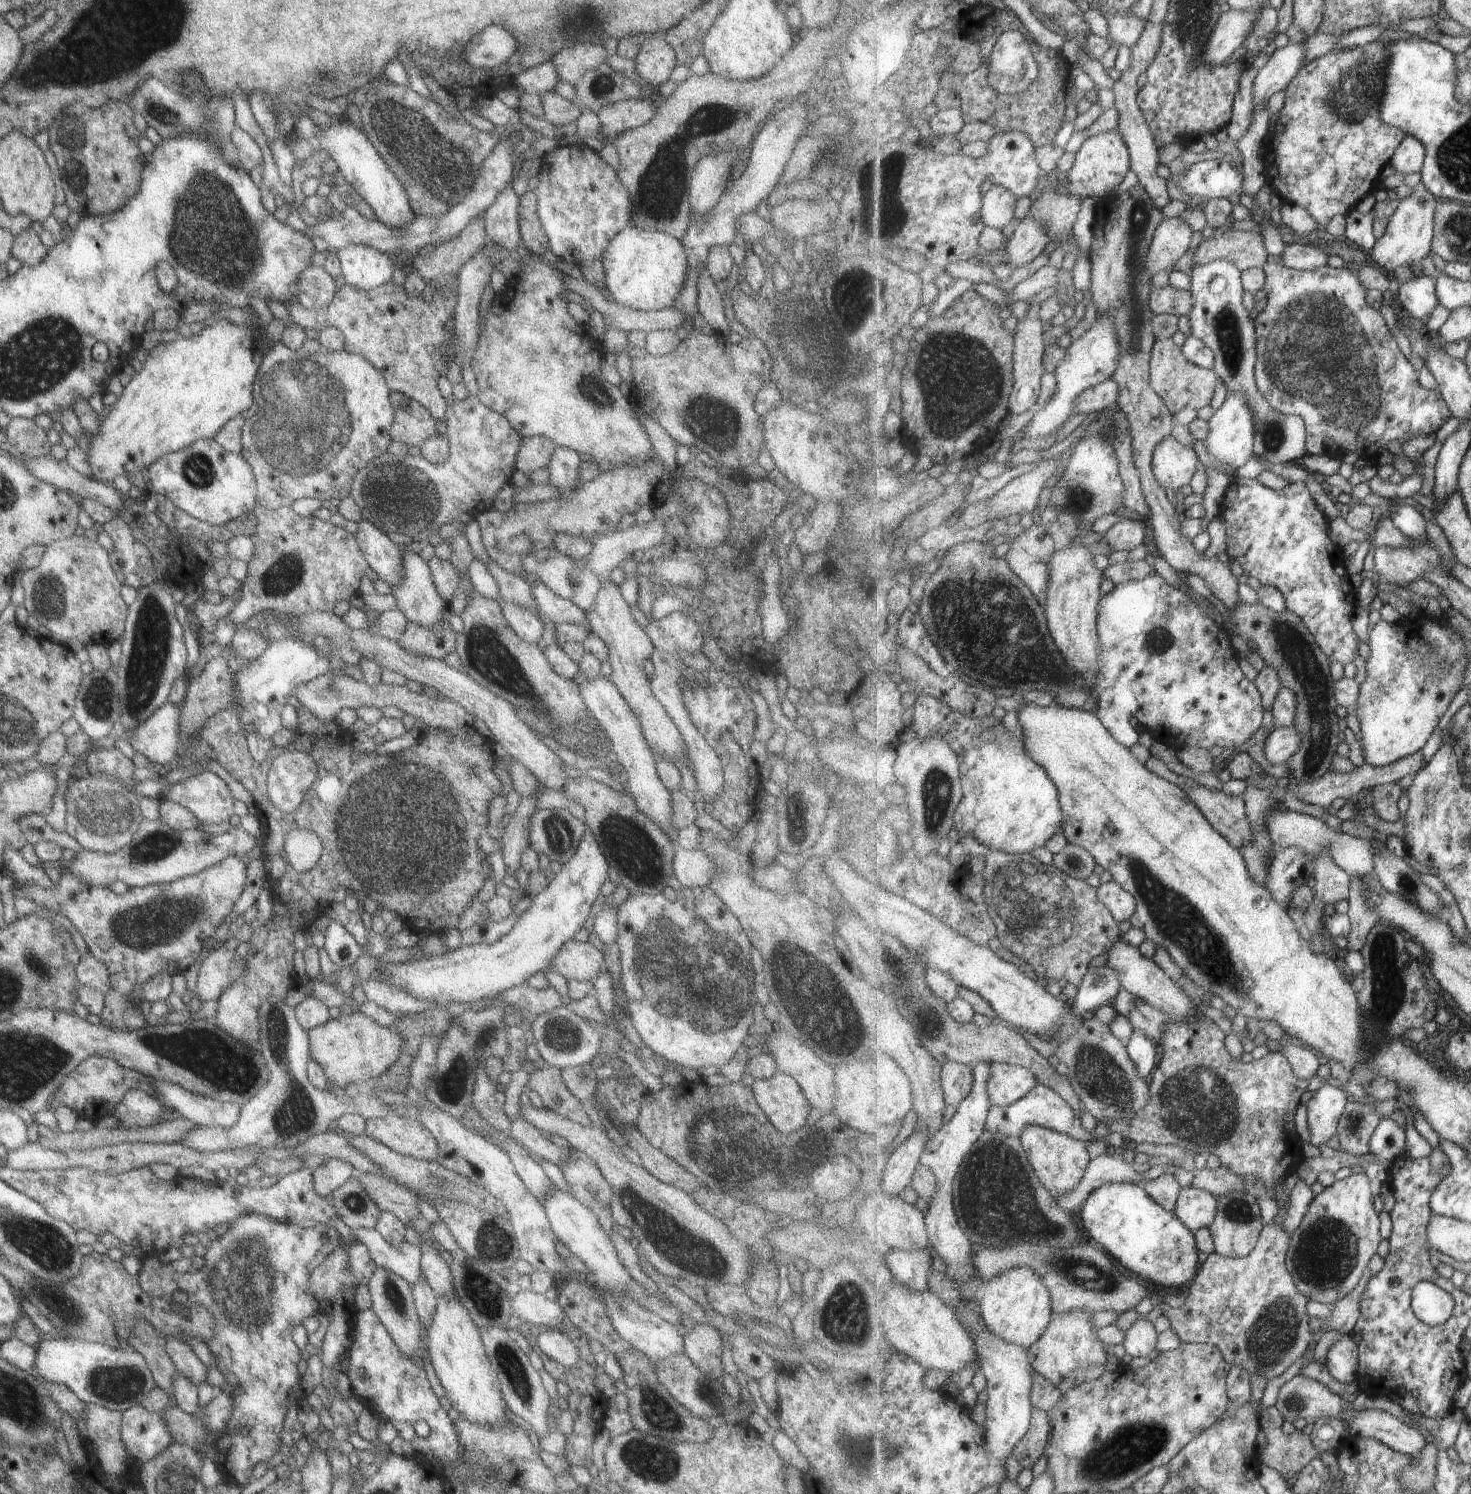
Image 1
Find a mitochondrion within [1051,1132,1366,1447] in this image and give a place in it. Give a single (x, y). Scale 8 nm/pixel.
(1326, 1254)

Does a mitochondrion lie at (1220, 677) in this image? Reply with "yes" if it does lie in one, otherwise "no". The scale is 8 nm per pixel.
no

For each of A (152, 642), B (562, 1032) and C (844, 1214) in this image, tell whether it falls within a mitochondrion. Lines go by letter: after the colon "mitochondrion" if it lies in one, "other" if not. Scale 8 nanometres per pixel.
A: mitochondrion
B: mitochondrion
C: other

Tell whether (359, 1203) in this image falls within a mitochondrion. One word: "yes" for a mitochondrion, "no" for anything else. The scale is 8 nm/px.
no

